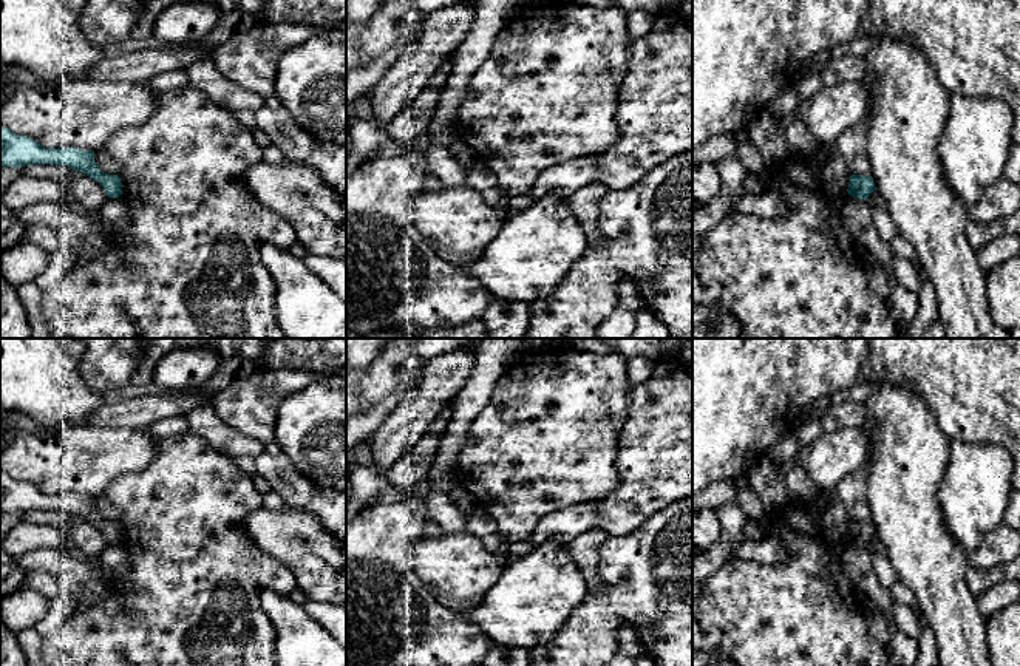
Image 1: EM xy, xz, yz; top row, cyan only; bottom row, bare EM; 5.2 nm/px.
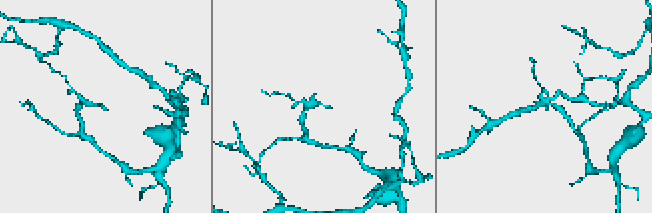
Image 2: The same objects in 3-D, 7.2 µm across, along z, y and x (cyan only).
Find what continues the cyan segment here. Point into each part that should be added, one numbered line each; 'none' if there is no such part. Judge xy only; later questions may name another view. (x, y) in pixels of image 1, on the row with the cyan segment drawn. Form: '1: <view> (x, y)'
none

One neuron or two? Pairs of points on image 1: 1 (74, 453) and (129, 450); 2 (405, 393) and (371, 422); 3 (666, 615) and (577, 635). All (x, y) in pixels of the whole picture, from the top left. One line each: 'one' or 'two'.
1: one
2: one
3: one

